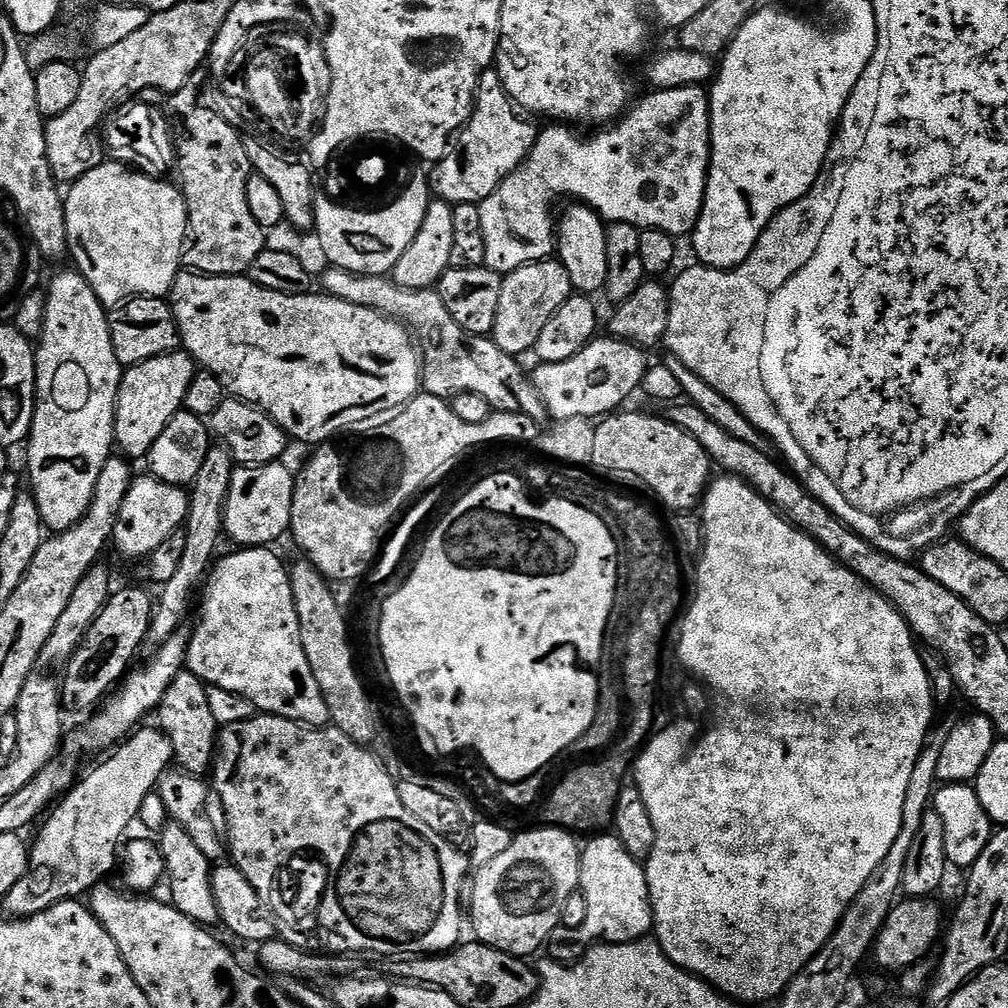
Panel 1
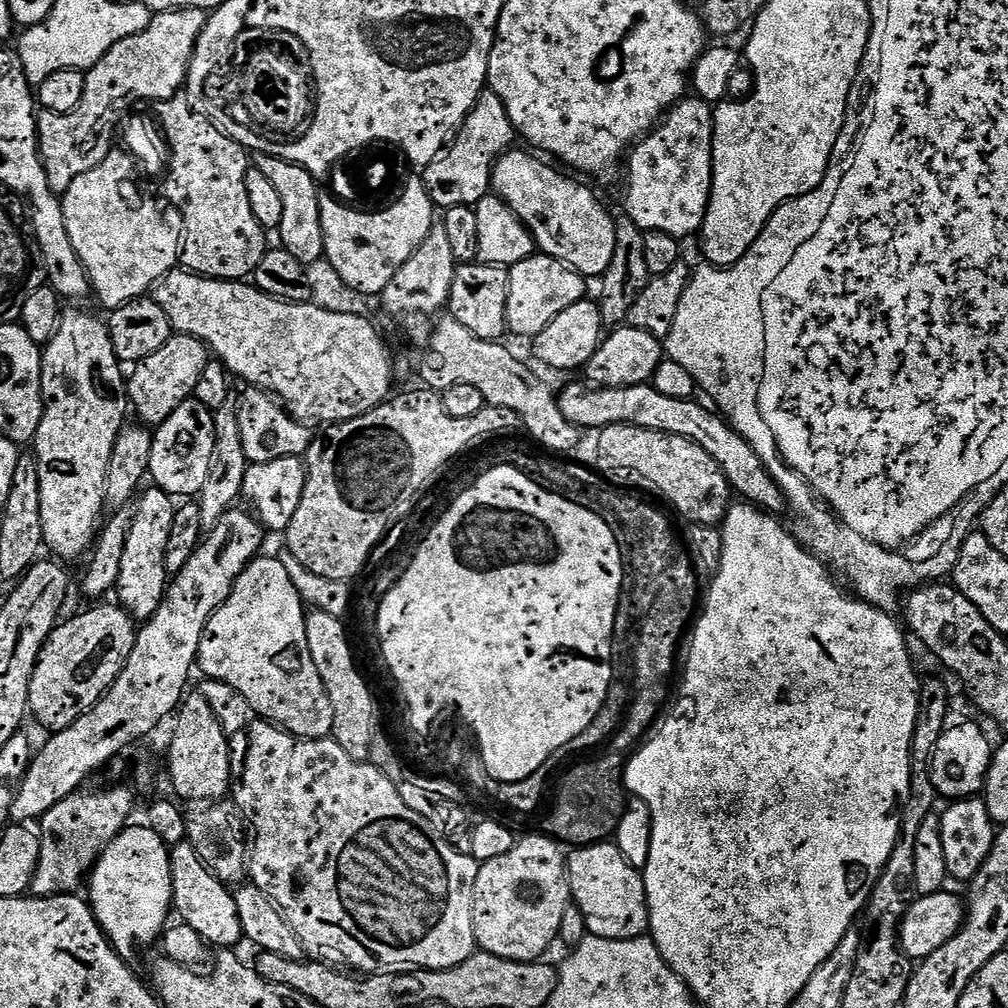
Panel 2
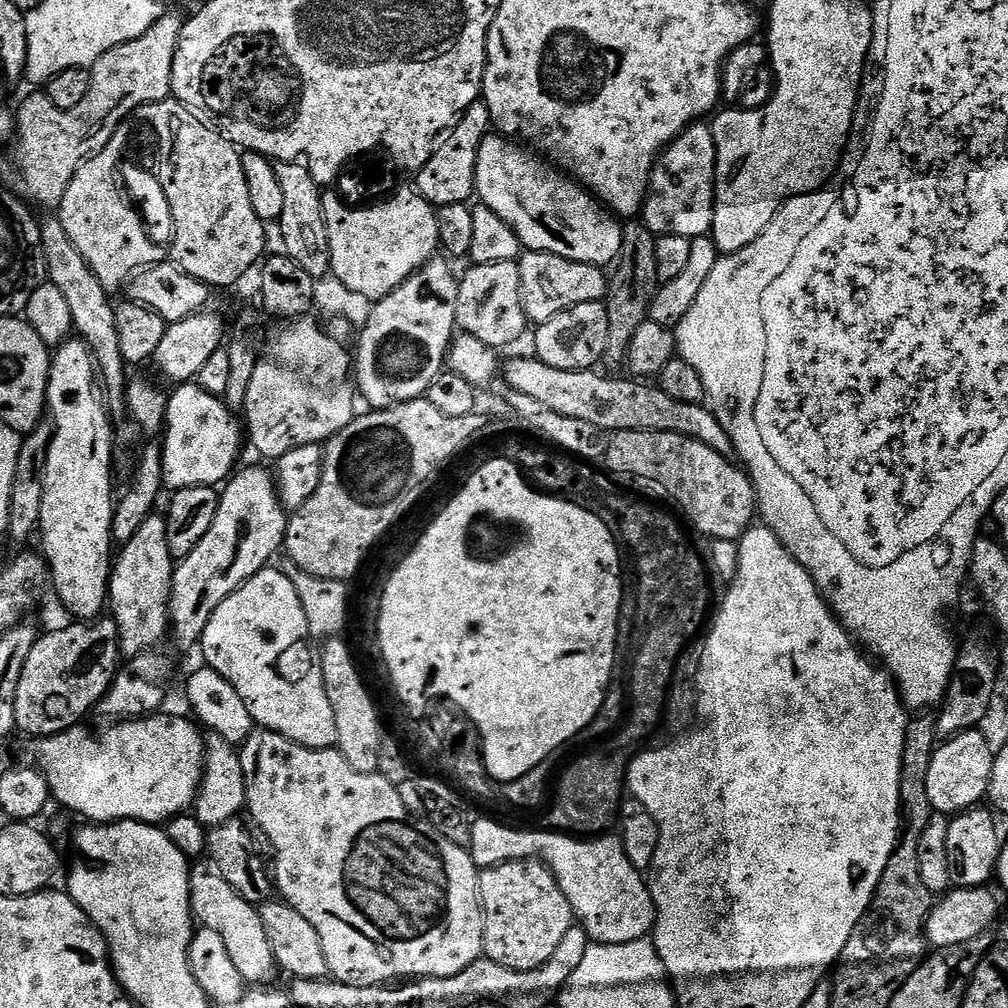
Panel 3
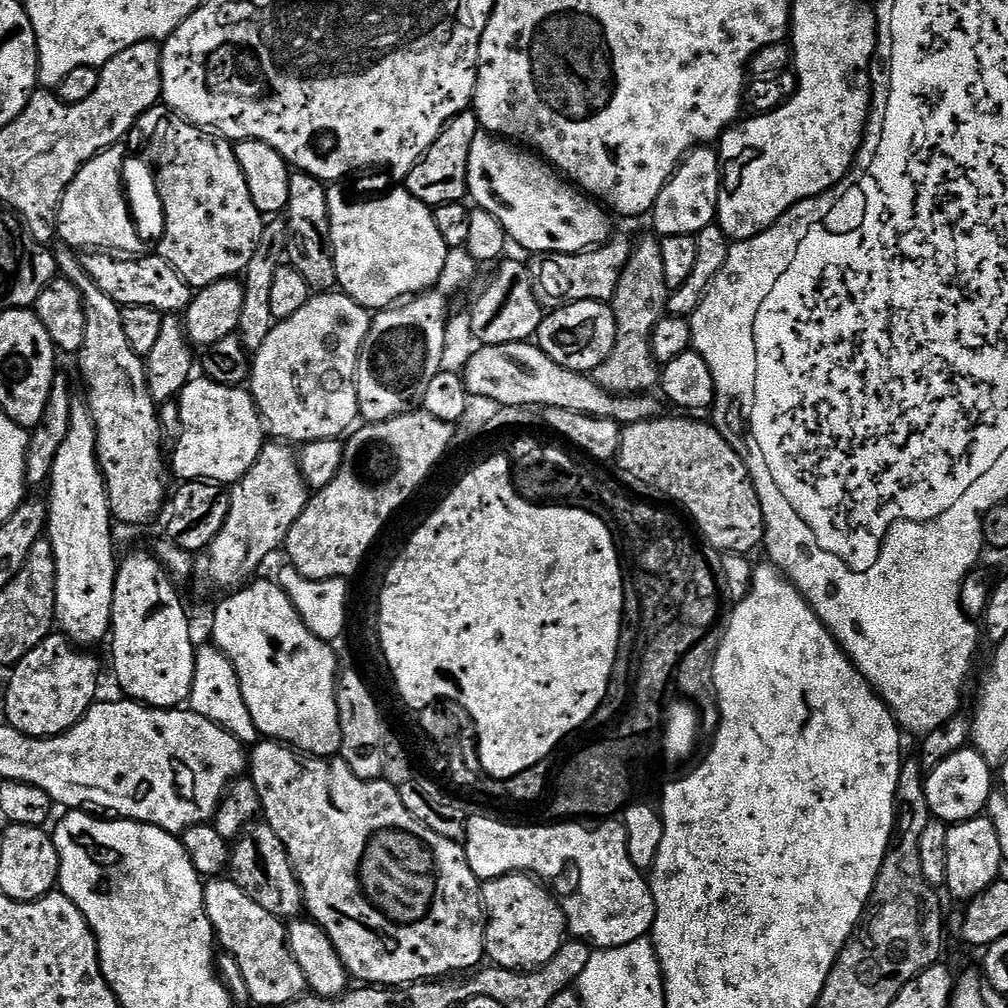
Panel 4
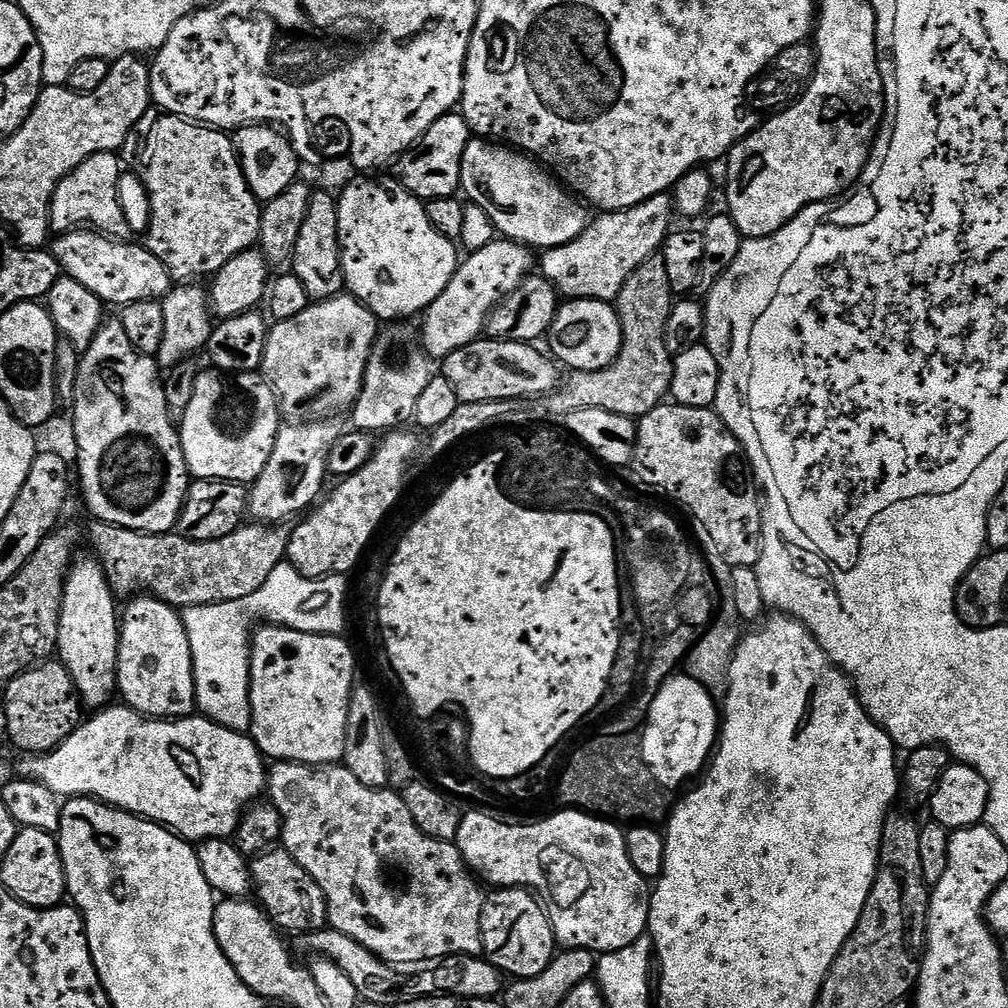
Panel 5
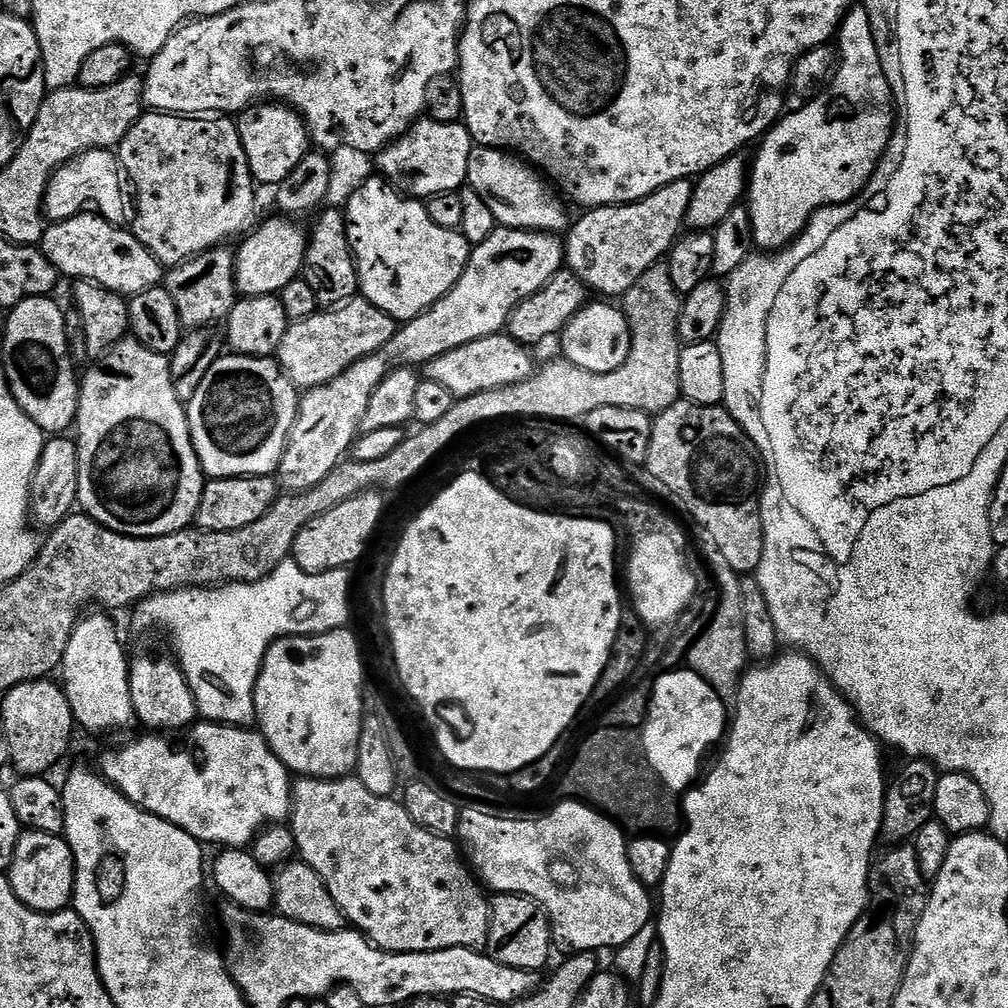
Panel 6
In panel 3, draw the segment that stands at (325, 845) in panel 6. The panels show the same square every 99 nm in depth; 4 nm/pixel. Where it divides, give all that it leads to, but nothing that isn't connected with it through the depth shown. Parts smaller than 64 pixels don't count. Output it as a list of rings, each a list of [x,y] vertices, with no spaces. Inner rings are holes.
[[[257,727],[247,736],[239,749],[240,761],[242,762],[242,770],[246,774],[246,794],[248,795],[248,803],[246,812],[254,821],[255,827],[262,833],[263,839],[266,841],[267,847],[276,855],[276,864],[274,860],[274,888],[282,897],[284,903],[289,904],[294,910],[298,910],[298,914],[302,914],[302,918],[306,918],[306,922],[310,922],[310,926],[314,926],[314,930],[318,930],[318,938],[322,942],[322,952],[326,954],[326,962],[328,970],[333,980],[341,980],[343,984],[349,984],[355,988],[374,988],[383,986],[389,982],[400,982],[405,978],[419,978],[422,976],[457,976],[462,970],[466,970],[466,966],[470,966],[475,960],[484,956],[484,910],[480,907],[480,874],[481,869],[477,868],[472,860],[472,855],[468,853],[467,848],[460,848],[454,842],[450,842],[446,838],[442,838],[442,834],[438,834],[429,828],[427,824],[423,824],[421,820],[417,820],[408,807],[402,802],[400,790],[397,785],[388,781],[387,777],[381,774],[371,772],[370,774],[358,774],[358,770],[354,770],[350,766],[350,762],[346,762],[346,758],[340,752],[339,748],[307,748],[301,744],[296,744],[290,738],[286,738],[282,734],[272,732],[268,728]]]

